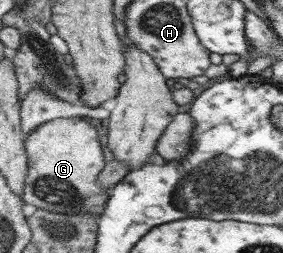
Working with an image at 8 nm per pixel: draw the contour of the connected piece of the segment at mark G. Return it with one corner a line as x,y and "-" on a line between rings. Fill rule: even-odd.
58,118
35,128
25,137
29,155
29,177
24,190
25,204
58,214
91,214
99,218
113,189
100,186
100,175
108,166
97,128
85,118

